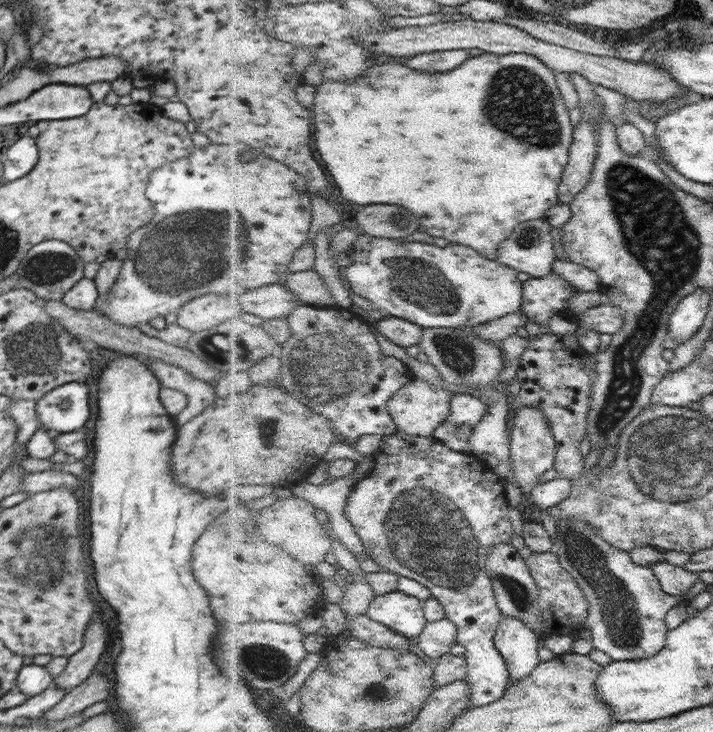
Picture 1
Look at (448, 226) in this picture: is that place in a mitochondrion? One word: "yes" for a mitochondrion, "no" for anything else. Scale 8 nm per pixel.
no

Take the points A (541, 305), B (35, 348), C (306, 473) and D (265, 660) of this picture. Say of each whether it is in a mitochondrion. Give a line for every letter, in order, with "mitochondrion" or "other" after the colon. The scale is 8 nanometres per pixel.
A: other
B: mitochondrion
C: other
D: mitochondrion

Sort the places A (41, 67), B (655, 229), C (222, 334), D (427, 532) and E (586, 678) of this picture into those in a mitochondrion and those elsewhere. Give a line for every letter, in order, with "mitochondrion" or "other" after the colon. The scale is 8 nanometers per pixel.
A: other
B: mitochondrion
C: mitochondrion
D: mitochondrion
E: other

